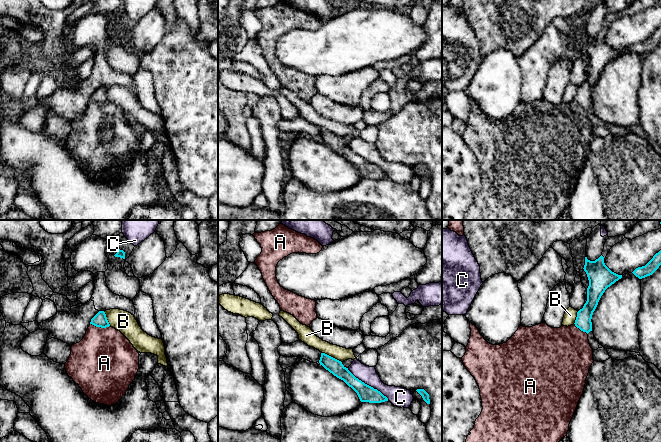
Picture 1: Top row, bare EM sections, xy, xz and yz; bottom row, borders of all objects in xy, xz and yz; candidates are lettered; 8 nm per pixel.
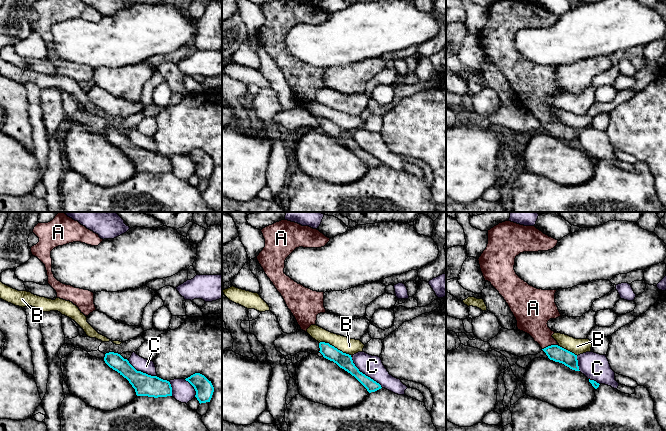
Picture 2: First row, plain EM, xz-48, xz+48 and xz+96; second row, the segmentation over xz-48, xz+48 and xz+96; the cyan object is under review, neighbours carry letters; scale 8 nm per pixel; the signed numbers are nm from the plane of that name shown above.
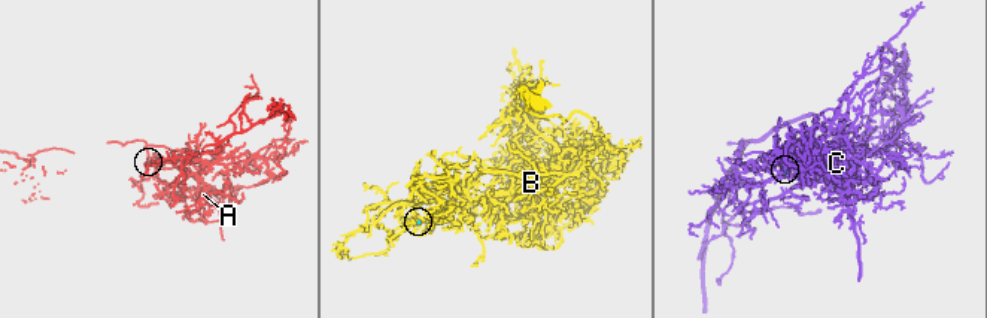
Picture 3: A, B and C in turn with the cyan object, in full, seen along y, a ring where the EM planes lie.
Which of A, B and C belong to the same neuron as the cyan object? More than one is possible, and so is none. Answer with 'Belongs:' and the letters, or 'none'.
Belongs: A

